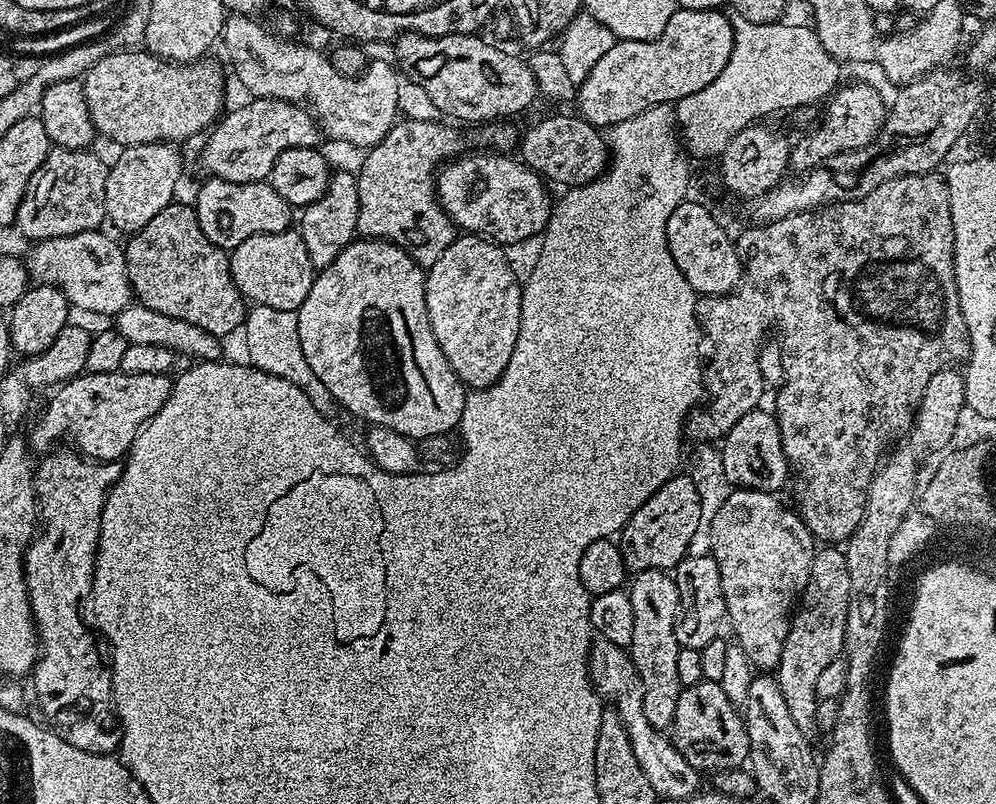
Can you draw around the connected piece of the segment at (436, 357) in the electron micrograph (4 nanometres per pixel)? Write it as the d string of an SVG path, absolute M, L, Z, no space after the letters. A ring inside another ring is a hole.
M357 238L351 244L347 244L330 262L328 268L321 268L315 273L310 294L306 294L306 302L296 311L298 318L298 342L302 346L302 354L306 354L306 362L310 362L310 370L314 370L314 378L330 390L330 394L336 399L337 405L341 409L353 412L360 420L365 420L365 425L378 428L389 428L398 430L398 434L407 436L409 440L418 442L422 438L430 438L430 434L449 434L452 427L466 416L464 411L464 398L466 395L465 385L460 383L460 379L454 374L446 354L442 354L442 346L438 346L438 338L434 338L434 330L430 326L430 318L426 310L426 290L424 289L425 269L420 268L398 246L394 246L388 240L369 240L367 238Z

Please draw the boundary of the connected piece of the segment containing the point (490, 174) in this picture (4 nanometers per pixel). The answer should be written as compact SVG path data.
M488 154L492 156L461 155L439 169L436 178L436 196L445 214L451 218L457 229L468 234L485 237L501 246L520 244L531 236L539 237L548 220L552 217L553 197L548 197L545 181L537 176L527 164L508 154Z

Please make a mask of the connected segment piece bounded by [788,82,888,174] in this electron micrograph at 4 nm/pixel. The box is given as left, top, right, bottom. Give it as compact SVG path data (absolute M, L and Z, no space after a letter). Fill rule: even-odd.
M858 82L846 87L839 87L827 101L827 106L820 125L809 136L792 144L792 153L788 159L789 169L796 174L803 174L815 168L816 165L829 160L838 153L852 152L865 148L879 136L887 116L886 100L872 86Z

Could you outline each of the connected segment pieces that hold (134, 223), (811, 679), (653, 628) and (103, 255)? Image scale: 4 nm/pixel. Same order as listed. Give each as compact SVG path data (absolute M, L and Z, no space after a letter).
M156 141L148 144L131 144L123 147L116 160L109 165L106 178L106 206L105 217L114 227L119 228L123 234L135 234L142 226L150 222L159 210L164 209L175 199L174 192L182 172L182 160L175 145L165 141Z
M836 546L821 547L813 558L809 581L799 596L798 607L791 617L789 632L782 646L780 664L774 672L782 698L786 698L786 710L790 710L794 722L798 722L798 730L809 738L815 737L818 732L815 722L818 678L830 662L841 659L849 606L850 570L846 570L844 553Z
M662 568L642 570L631 577L626 591L630 606L634 606L634 638L630 655L638 670L638 678L642 678L642 710L646 710L646 722L650 722L650 726L668 730L672 727L674 710L678 710L682 687L678 678L681 647L676 637L676 615L680 609L680 595L676 578Z
M104 230L37 240L29 248L32 248L26 255L29 277L36 284L54 284L62 289L73 309L114 318L133 303L132 283L128 267L124 265L124 248L116 245Z

